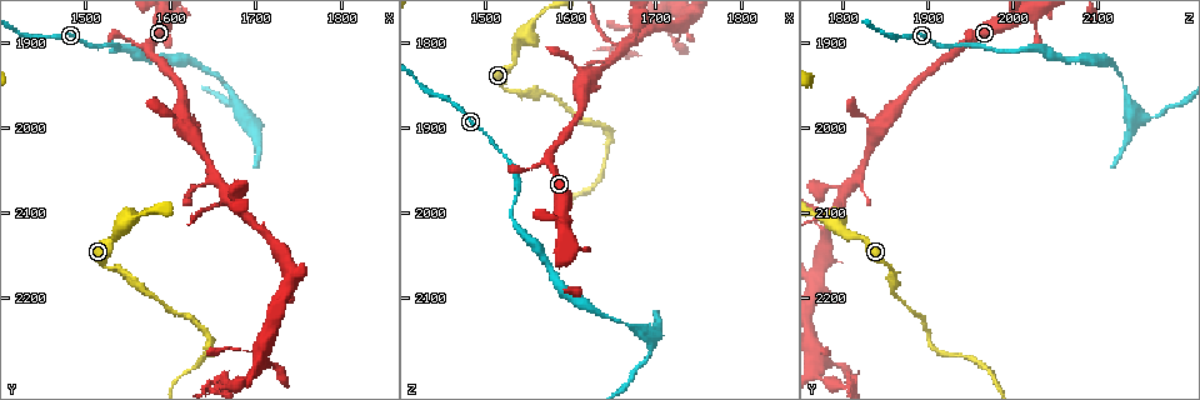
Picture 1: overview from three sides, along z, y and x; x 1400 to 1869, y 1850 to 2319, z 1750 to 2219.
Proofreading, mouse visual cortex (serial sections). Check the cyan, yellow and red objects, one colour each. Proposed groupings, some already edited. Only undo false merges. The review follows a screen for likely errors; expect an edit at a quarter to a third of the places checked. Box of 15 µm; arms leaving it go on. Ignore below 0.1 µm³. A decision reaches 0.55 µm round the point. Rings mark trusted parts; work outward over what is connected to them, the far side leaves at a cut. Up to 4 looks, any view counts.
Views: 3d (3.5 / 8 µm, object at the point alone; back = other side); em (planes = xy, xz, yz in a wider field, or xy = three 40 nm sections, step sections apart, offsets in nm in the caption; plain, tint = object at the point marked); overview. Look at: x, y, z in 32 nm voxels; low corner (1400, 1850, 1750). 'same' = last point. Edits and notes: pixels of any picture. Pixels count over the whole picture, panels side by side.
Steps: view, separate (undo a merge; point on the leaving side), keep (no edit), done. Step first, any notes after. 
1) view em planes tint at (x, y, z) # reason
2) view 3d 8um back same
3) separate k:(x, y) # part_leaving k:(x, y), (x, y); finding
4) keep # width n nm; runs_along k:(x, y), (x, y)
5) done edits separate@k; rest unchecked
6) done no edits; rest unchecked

view 3d 3.5um at (1535, 2170, 1860) # thin neck

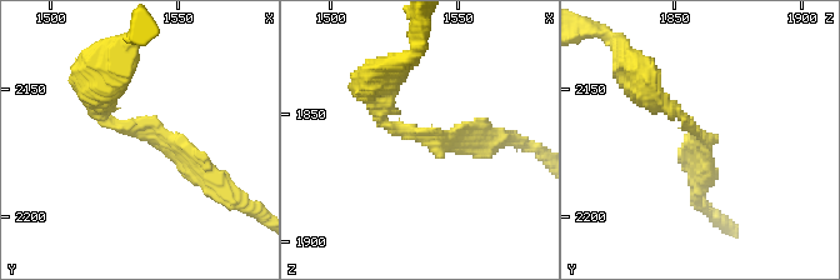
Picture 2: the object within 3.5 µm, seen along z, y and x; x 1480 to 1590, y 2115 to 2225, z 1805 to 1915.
keep # arm_widths 250, 250 nm; runs_along 2:(386, 96), (395, 129), (494, 138); one cell here

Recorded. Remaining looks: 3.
view 3d 8um at (1670, 2080, 1800)

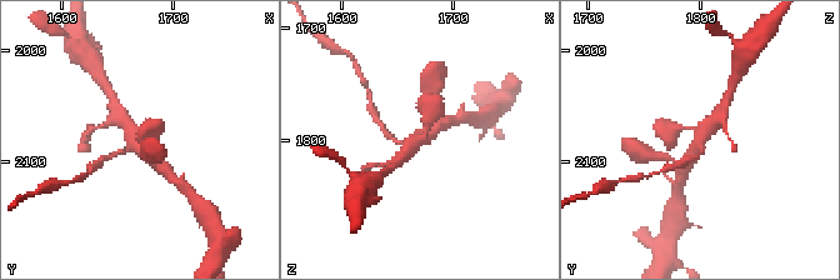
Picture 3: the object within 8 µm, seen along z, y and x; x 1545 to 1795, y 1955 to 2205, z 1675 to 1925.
view 3d 3.5um at (1668, 2076, 1800) # closer look

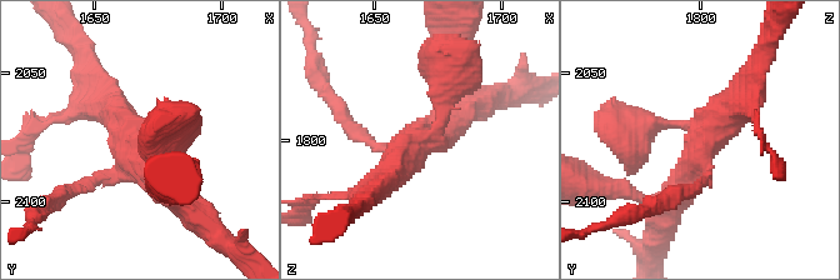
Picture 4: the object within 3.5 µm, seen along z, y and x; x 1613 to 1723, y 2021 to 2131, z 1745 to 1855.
view em xy step 1 tint at (1668, 2079, 1801) # arms 4; arm_widths 150, 250, 400, 400 nm

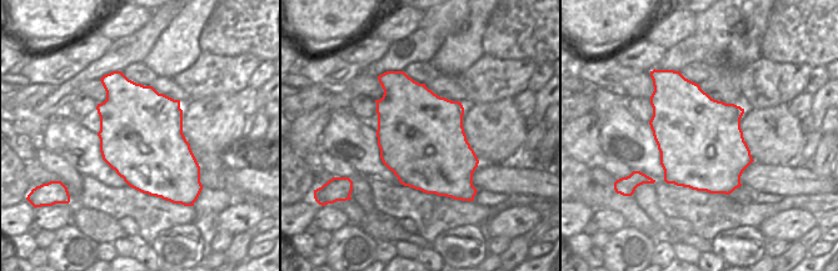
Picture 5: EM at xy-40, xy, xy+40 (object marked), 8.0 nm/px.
separate 4:(346, 124) # part_leaving 4:(384, 148), (338, 113), (315, 70); a second cell is stuck on

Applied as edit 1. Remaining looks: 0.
done edits separate@4; rest unchecked

